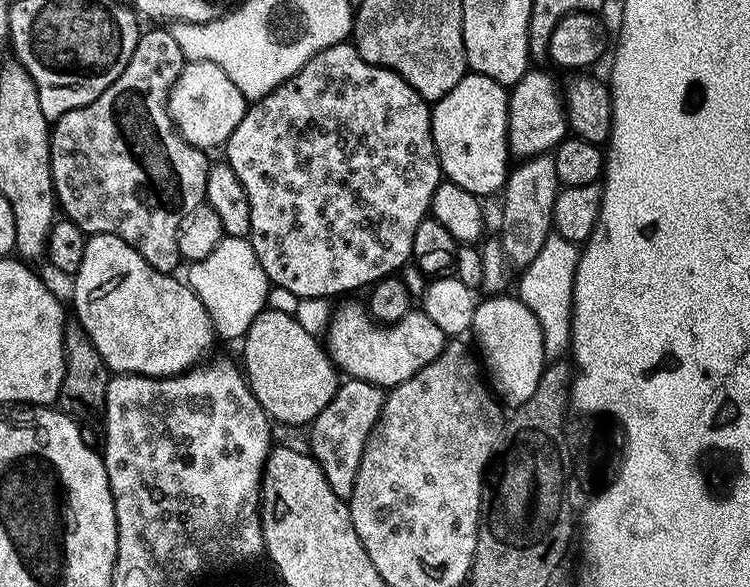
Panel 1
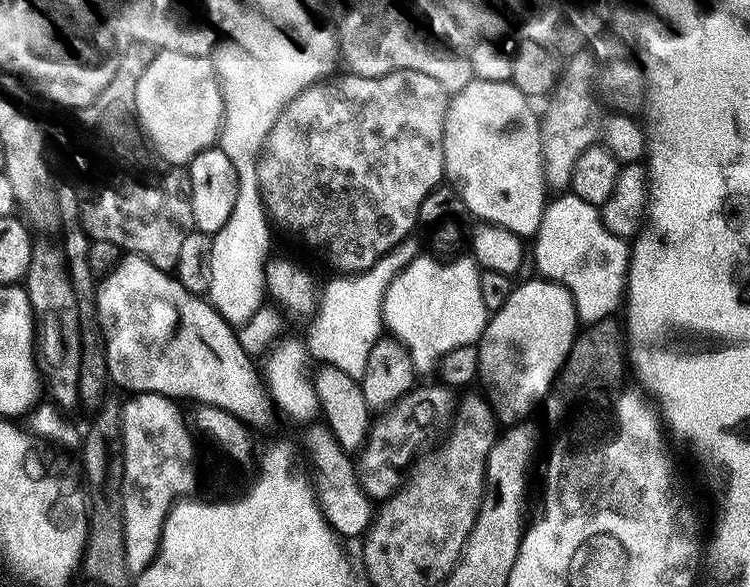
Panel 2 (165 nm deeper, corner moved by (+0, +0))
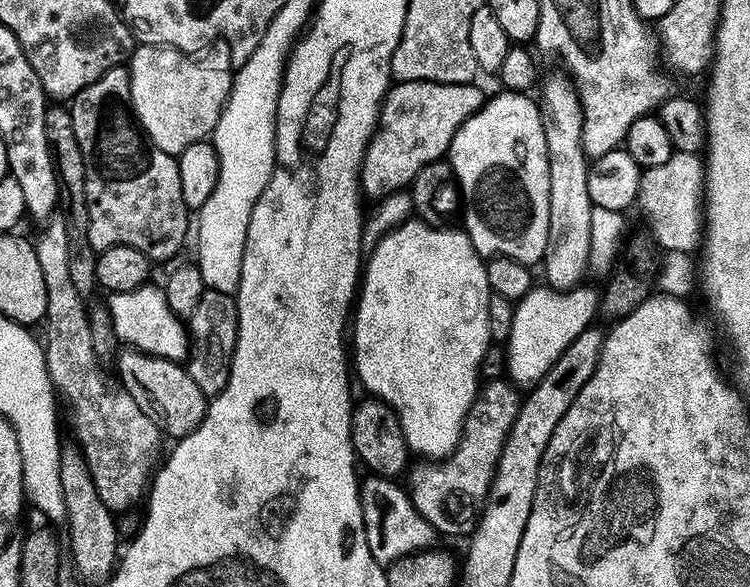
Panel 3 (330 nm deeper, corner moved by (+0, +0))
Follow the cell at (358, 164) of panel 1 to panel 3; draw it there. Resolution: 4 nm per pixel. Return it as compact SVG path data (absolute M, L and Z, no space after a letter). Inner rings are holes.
M393 79L385 87L373 113L371 132L360 152L357 186L361 205L388 206L407 193L414 174L439 157L451 123L466 107L464 92L461 85L446 81Z

